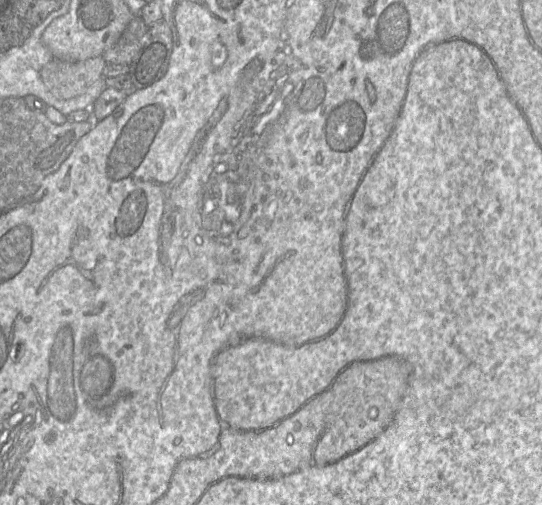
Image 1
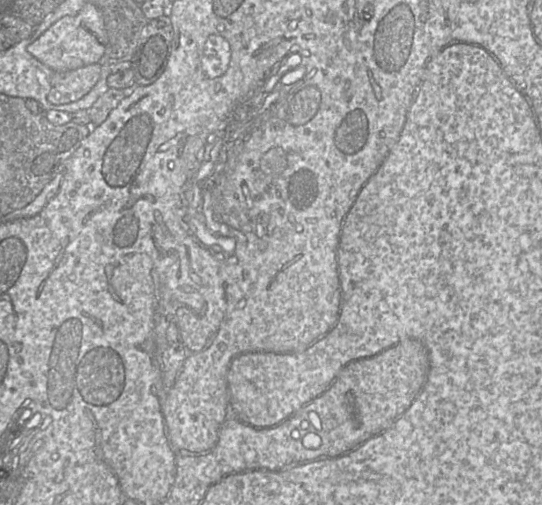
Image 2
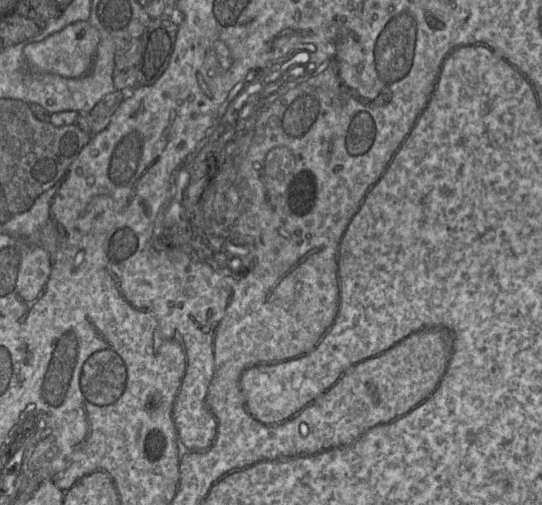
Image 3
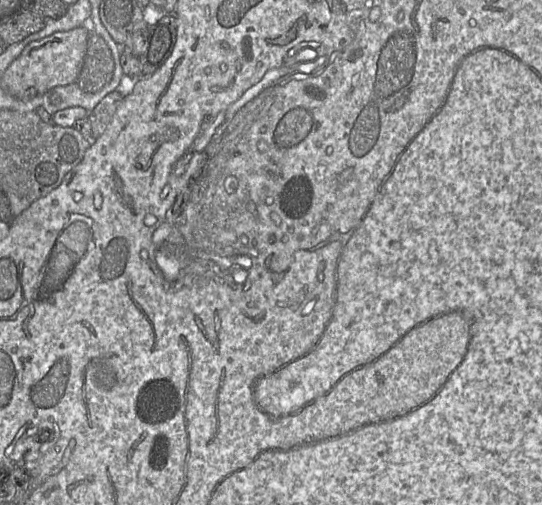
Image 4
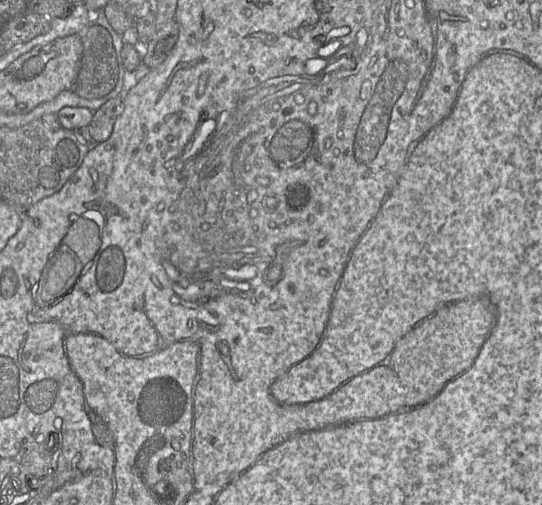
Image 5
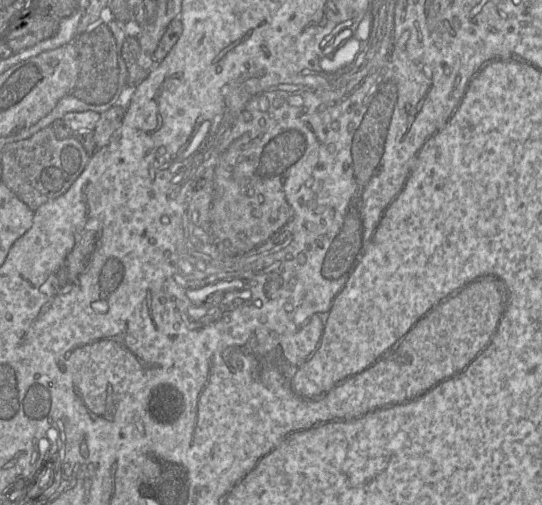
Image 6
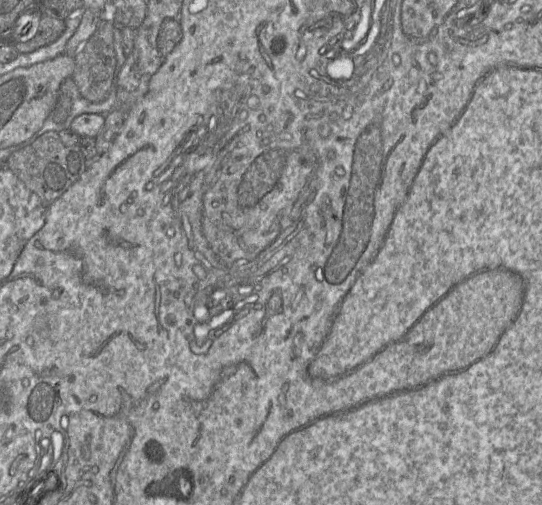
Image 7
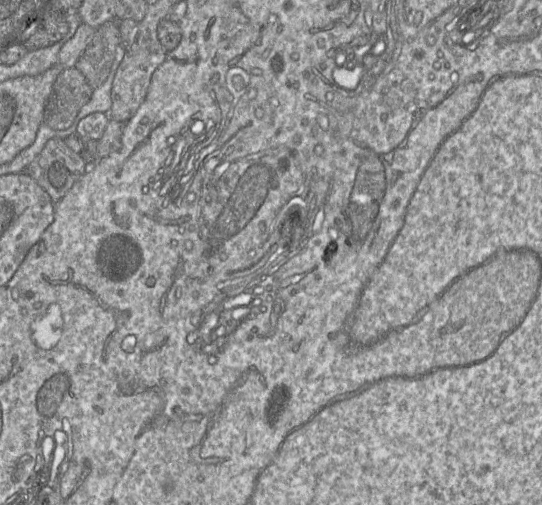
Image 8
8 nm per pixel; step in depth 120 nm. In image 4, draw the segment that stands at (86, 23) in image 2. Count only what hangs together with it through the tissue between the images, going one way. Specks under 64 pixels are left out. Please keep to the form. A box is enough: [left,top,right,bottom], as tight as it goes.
[1,25,89,101]

